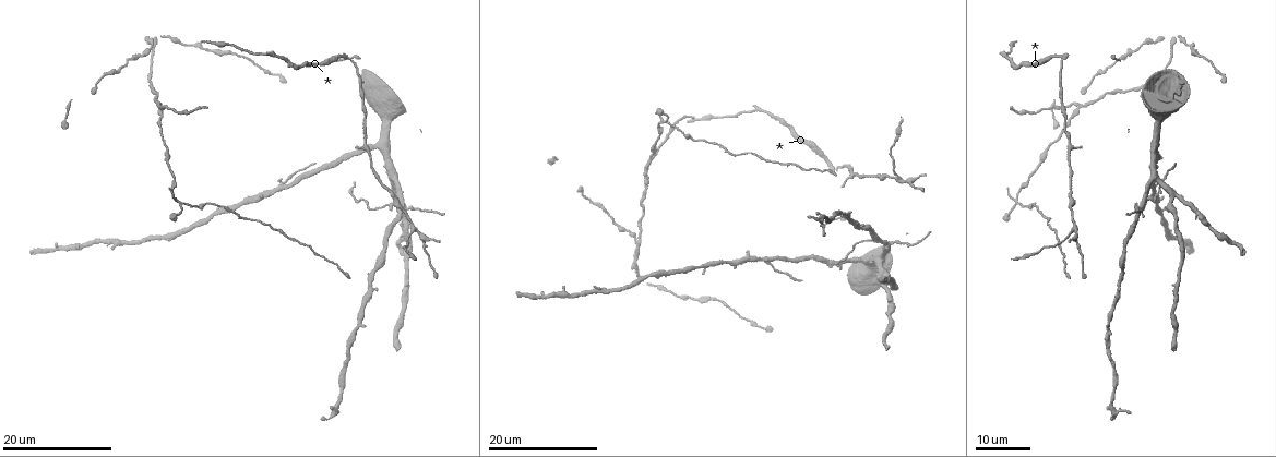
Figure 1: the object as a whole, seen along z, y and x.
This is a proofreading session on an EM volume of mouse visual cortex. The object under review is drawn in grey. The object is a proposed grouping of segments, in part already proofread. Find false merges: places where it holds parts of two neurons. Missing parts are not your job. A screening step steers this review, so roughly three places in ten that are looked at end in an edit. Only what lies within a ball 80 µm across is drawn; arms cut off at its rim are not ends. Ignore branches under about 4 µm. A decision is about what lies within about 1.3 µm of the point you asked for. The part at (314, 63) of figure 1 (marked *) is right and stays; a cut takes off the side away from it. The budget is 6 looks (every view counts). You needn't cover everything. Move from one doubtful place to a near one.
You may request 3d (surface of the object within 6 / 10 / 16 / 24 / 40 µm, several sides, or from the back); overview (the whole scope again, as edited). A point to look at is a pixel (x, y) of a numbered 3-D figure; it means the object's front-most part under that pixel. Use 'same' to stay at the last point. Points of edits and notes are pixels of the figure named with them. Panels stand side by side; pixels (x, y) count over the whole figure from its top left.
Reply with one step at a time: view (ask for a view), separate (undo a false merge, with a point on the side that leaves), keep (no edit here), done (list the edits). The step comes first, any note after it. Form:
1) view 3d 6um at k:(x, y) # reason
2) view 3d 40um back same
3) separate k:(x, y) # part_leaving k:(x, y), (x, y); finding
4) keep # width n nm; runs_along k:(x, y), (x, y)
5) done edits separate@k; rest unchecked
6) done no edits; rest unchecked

view 3d 16um at 1:(1081, 106) # branch point

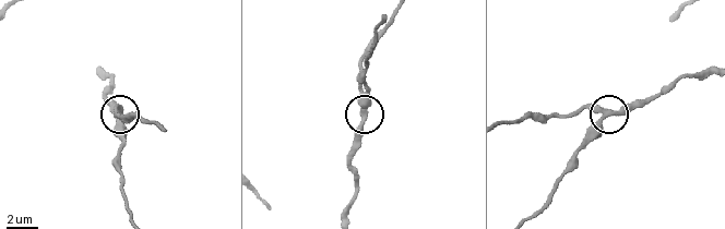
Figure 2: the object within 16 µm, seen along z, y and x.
view 3d 10um at 2:(605, 114)

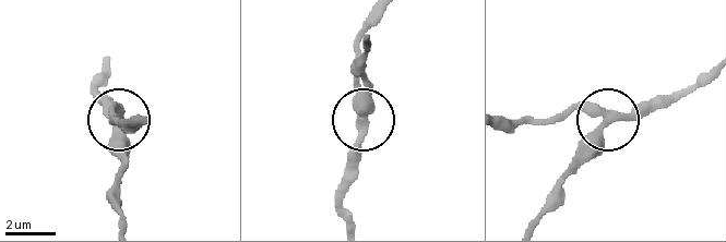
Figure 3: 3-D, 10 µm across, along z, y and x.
keep # width 320 nm; continuous, no second neuron

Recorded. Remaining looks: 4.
view 3d 24um at 1:(897, 178) # three-way junction

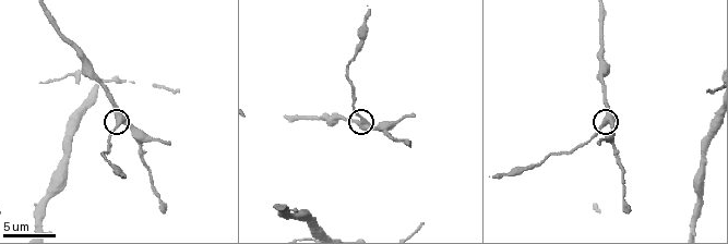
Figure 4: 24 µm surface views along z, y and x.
view 3d 10um at 4:(121, 122) # closer look

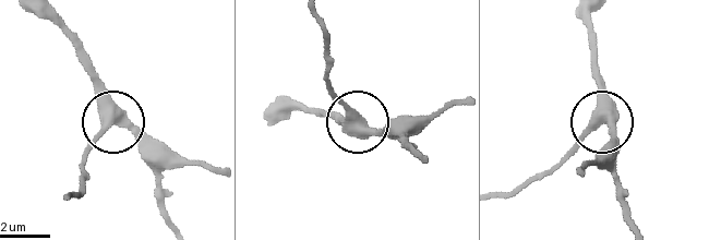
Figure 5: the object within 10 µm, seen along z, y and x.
keep # runs_along 5:(49, 19), (72, 44), (105, 112), (166, 167); one neuron here

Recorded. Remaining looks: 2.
view 3d 16um at 1:(891, 244) # a fork

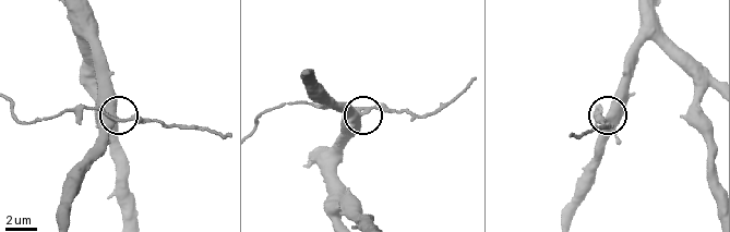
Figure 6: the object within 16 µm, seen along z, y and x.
view 3d 6um at 6:(114, 120)

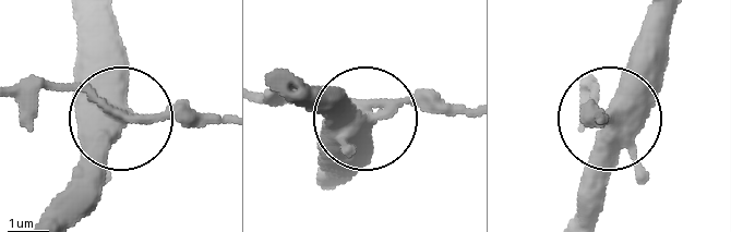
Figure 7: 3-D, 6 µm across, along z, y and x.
separate 7:(79, 84) # width 370 nm; part_leaving 7:(134, 113), (23, 93); a second neuron is stuck on

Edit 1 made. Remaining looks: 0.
done edits separate@7; rest unchecked

